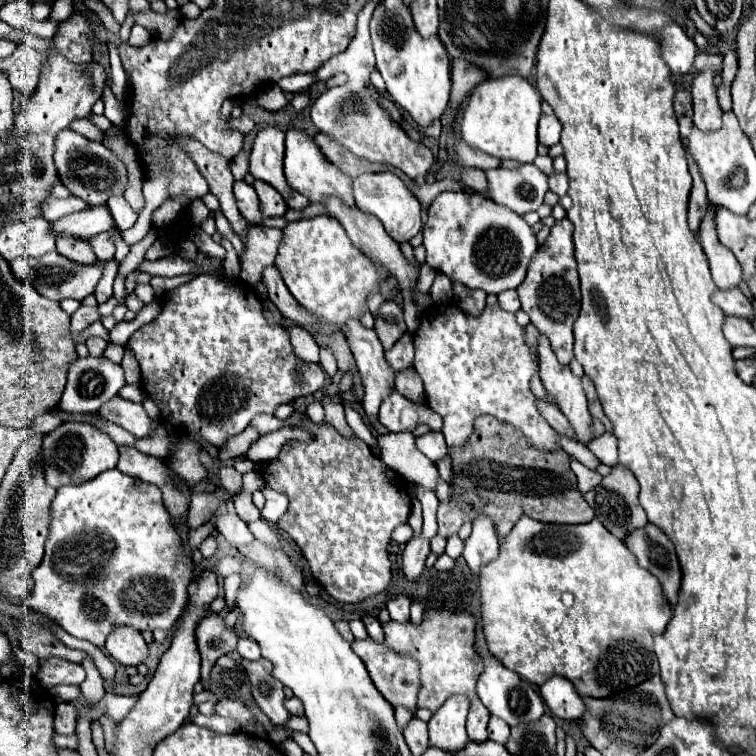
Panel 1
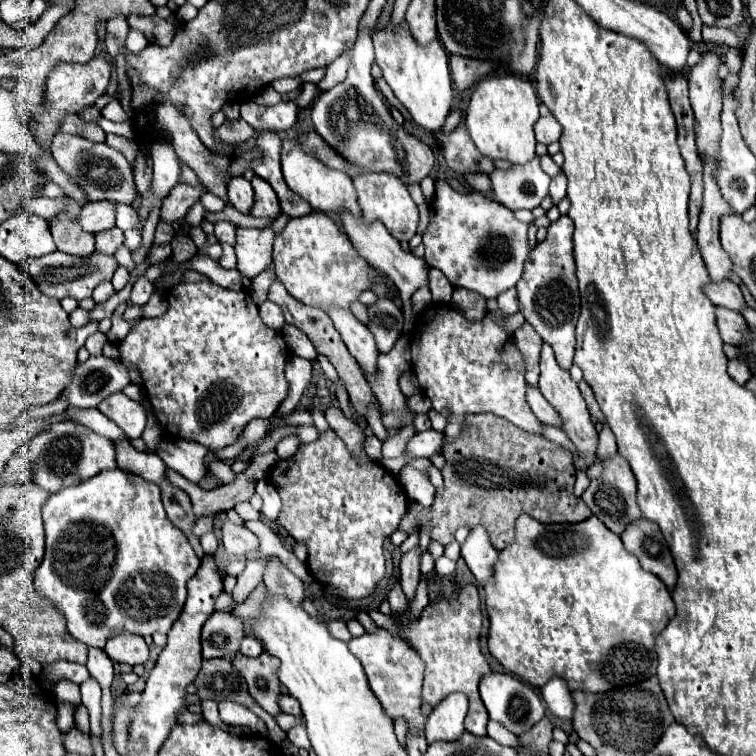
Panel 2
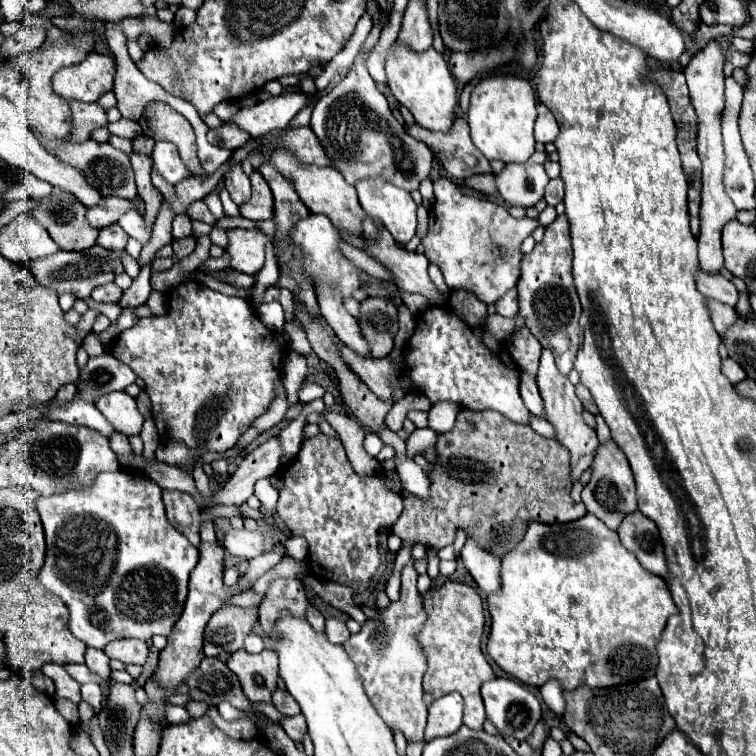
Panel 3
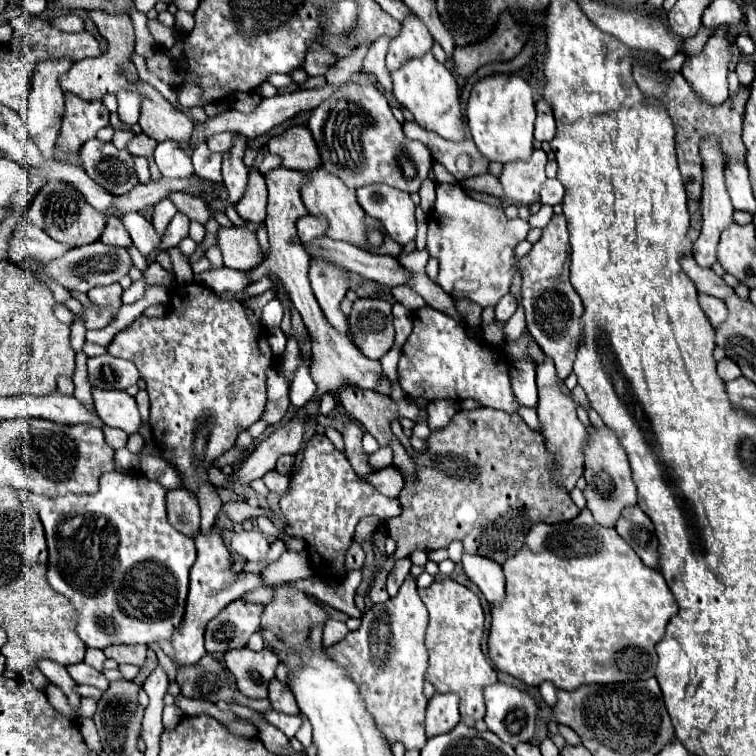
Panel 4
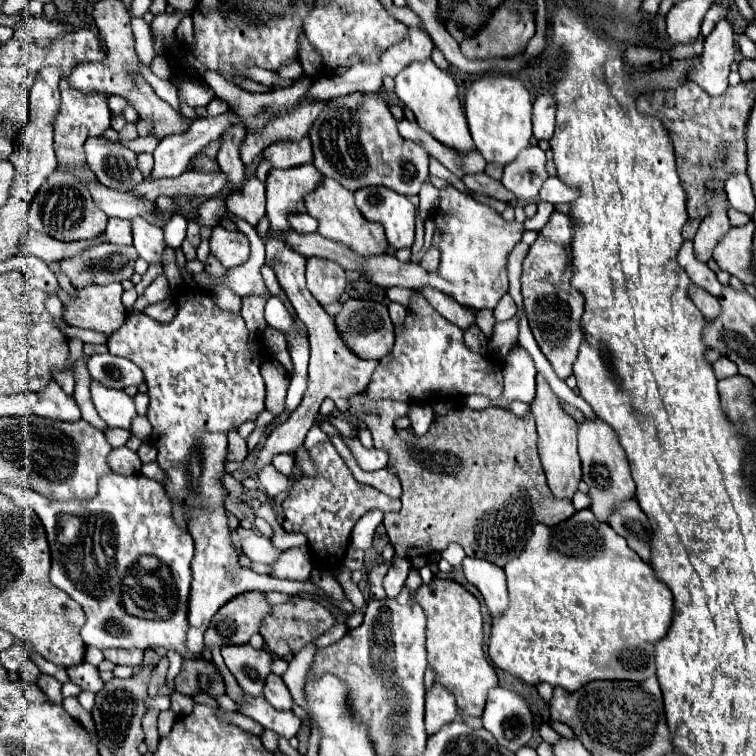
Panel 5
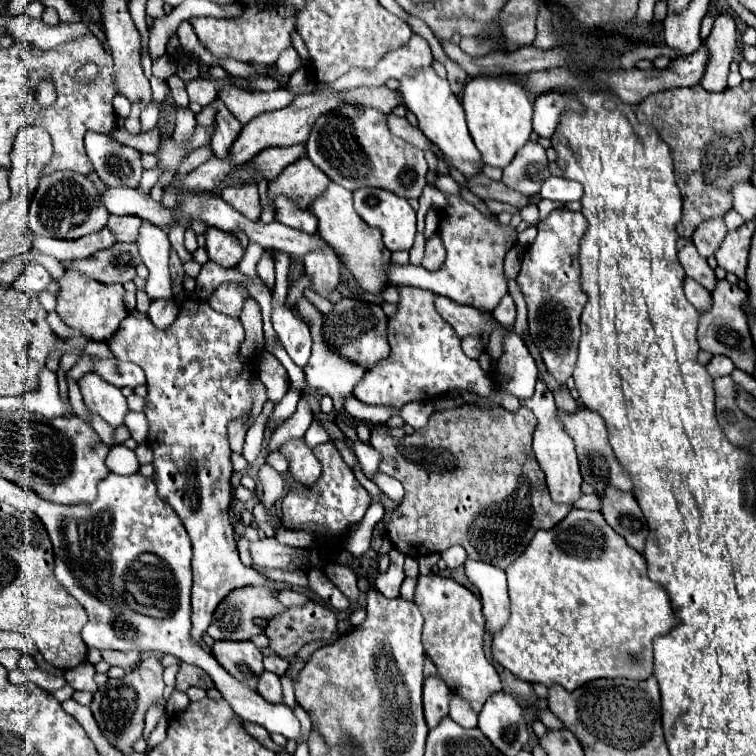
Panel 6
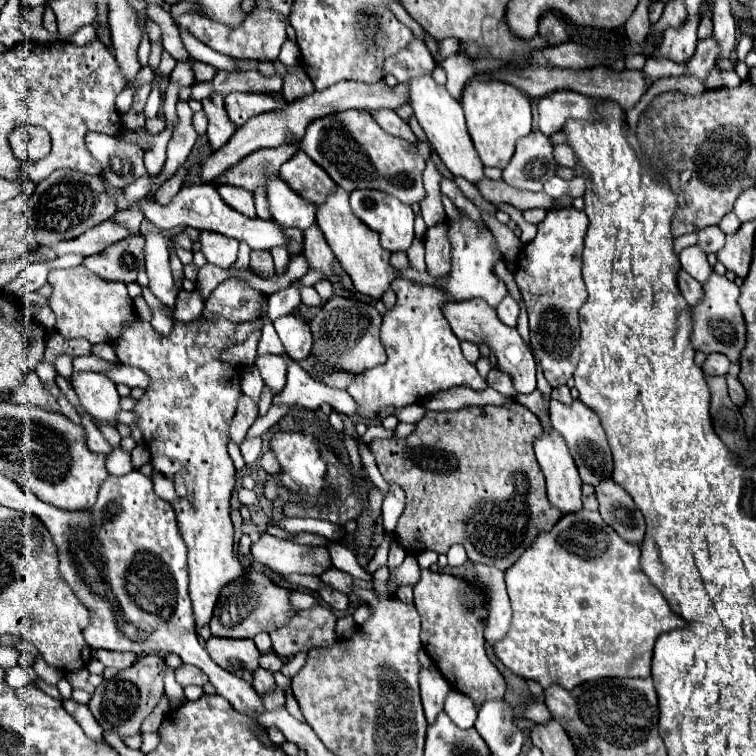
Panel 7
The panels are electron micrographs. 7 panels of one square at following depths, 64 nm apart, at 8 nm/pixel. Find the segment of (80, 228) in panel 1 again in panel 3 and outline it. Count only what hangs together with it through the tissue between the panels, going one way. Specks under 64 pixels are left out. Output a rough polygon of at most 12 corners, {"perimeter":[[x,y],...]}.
{"perimeter":[[104,198],[88,208],[86,220],[100,230],[114,224],[120,212],[134,208],[136,200]]}

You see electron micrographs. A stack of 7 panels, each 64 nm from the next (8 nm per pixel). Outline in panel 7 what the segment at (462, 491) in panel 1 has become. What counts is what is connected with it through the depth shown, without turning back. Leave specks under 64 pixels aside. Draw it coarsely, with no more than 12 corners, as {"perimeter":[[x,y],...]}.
{"perimeter":[[518,402],[374,438],[408,554],[508,570],[562,512]]}

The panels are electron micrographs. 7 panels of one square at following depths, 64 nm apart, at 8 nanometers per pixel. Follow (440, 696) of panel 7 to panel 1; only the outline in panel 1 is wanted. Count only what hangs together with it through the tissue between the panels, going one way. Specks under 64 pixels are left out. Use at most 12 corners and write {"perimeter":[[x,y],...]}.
{"perimeter":[[450,696],[428,722],[430,746],[466,748],[468,700]]}

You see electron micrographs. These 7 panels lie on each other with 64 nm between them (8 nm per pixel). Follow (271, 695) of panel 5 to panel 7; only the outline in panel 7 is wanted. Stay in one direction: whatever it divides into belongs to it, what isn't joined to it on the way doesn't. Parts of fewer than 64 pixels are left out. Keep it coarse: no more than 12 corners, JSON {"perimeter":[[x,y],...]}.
{"perimeter":[[258,668],[254,688],[260,696],[276,688],[272,672]]}

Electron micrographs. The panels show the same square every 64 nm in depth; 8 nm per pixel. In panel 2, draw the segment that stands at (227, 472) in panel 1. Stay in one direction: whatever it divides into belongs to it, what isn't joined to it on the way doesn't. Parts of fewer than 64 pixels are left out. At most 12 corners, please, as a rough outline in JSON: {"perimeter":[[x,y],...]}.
{"perimeter":[[224,462],[212,464],[212,474],[222,482],[230,484],[236,472]]}

